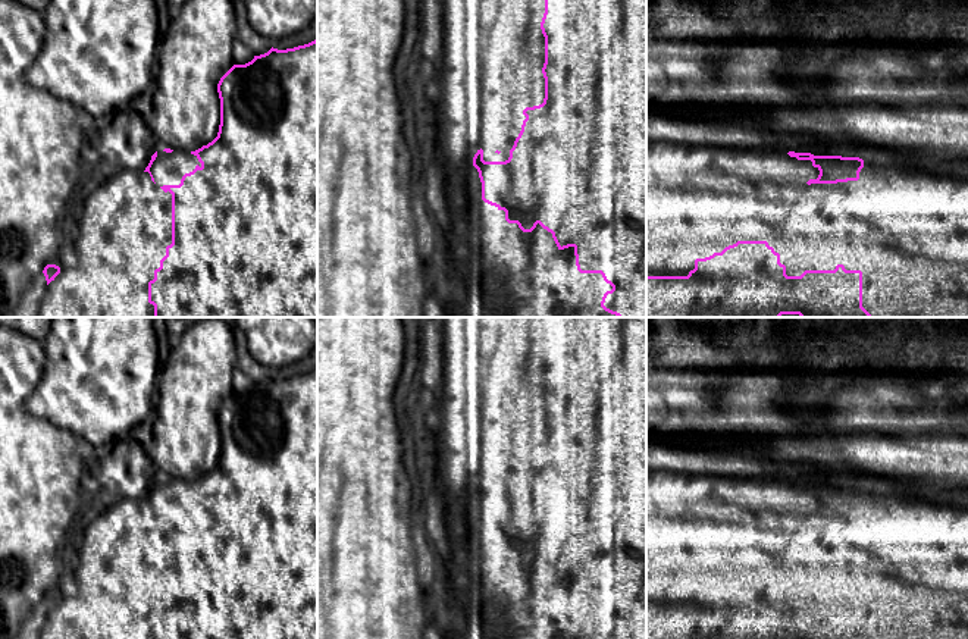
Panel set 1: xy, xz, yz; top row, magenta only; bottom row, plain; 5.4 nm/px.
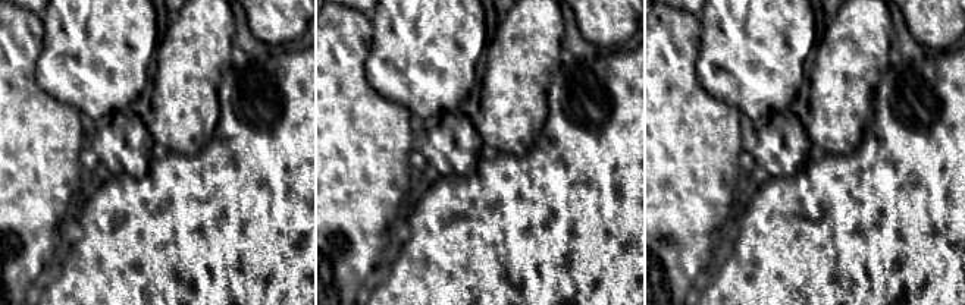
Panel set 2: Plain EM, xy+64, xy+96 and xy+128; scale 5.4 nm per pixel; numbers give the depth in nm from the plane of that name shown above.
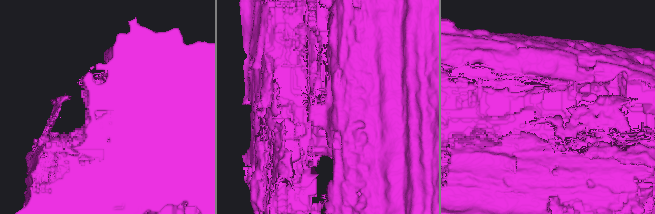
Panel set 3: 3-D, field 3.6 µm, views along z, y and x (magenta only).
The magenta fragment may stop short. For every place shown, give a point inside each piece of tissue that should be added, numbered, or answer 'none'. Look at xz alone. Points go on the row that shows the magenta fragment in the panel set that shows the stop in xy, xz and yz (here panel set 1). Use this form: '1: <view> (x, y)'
1: xz (489, 71)

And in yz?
1: yz (907, 231)

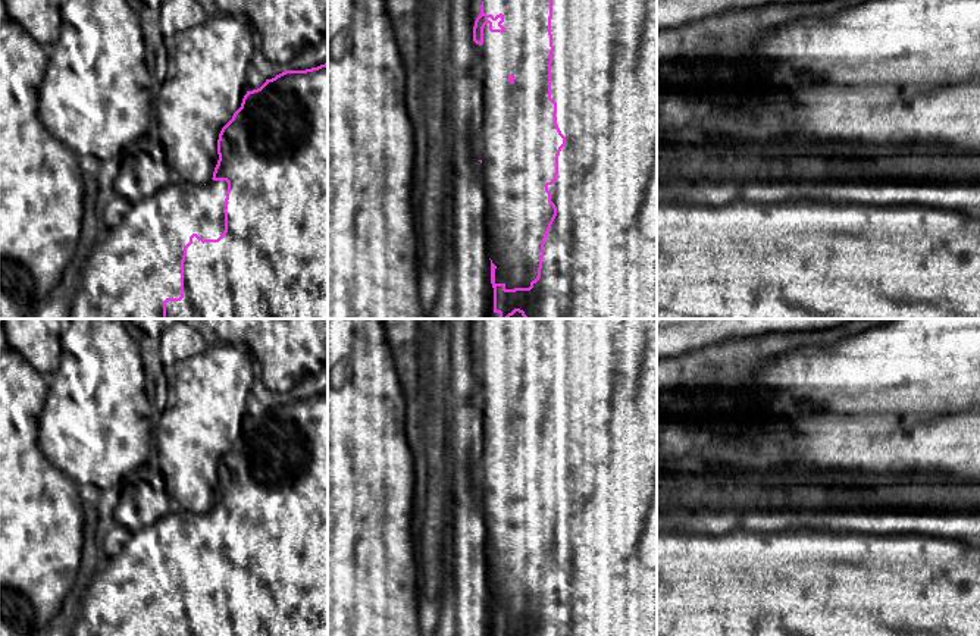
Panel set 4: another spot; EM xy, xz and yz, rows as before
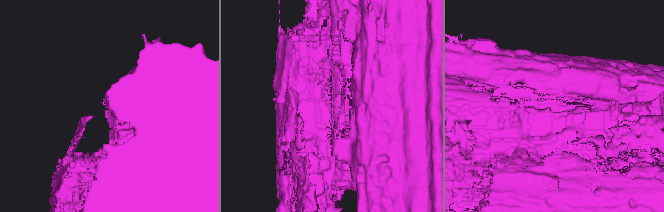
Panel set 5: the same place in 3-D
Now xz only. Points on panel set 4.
1: xz (517, 141)

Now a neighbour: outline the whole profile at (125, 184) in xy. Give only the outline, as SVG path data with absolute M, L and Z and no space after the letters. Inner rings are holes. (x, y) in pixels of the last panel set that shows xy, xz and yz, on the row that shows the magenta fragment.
M141 137L120 159L115 179L115 192L131 203L154 197L173 181L165 157L165 148L156 140Z

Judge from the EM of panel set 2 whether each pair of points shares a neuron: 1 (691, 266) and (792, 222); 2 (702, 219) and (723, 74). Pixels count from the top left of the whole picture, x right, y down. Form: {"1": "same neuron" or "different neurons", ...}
{"1": "same neuron", "2": "different neurons"}

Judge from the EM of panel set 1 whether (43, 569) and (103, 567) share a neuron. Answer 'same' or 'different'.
same

